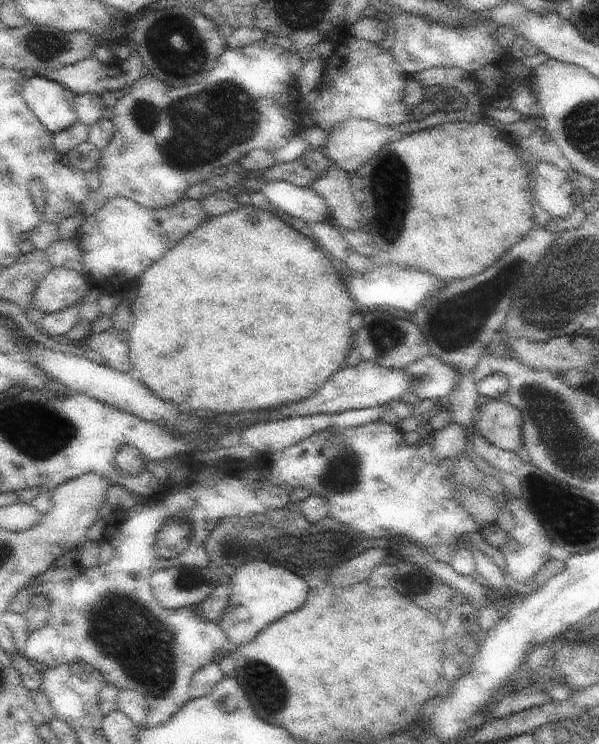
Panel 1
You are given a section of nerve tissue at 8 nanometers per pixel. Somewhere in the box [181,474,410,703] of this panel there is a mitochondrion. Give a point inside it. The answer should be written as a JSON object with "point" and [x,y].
{"point":[305,550]}

